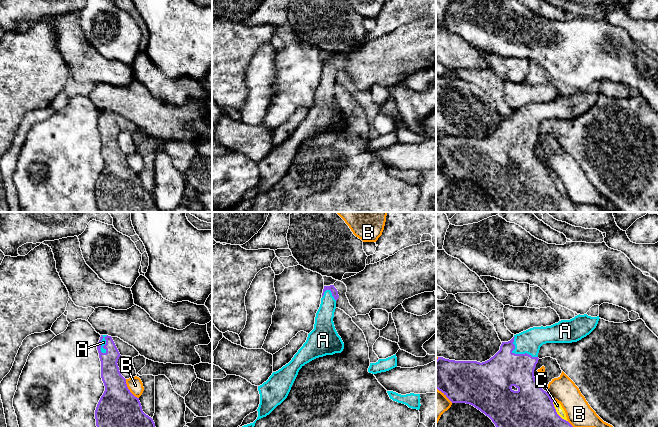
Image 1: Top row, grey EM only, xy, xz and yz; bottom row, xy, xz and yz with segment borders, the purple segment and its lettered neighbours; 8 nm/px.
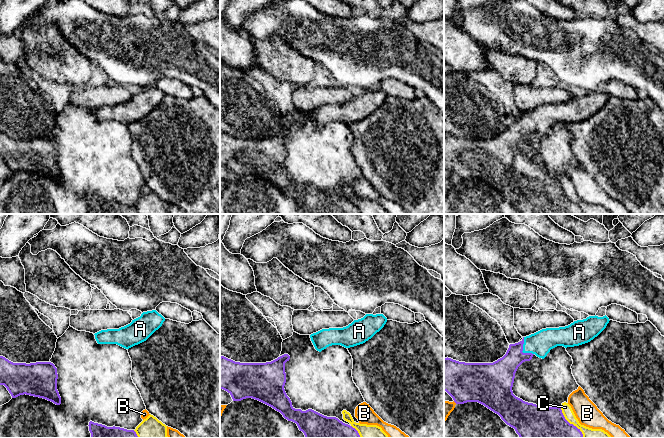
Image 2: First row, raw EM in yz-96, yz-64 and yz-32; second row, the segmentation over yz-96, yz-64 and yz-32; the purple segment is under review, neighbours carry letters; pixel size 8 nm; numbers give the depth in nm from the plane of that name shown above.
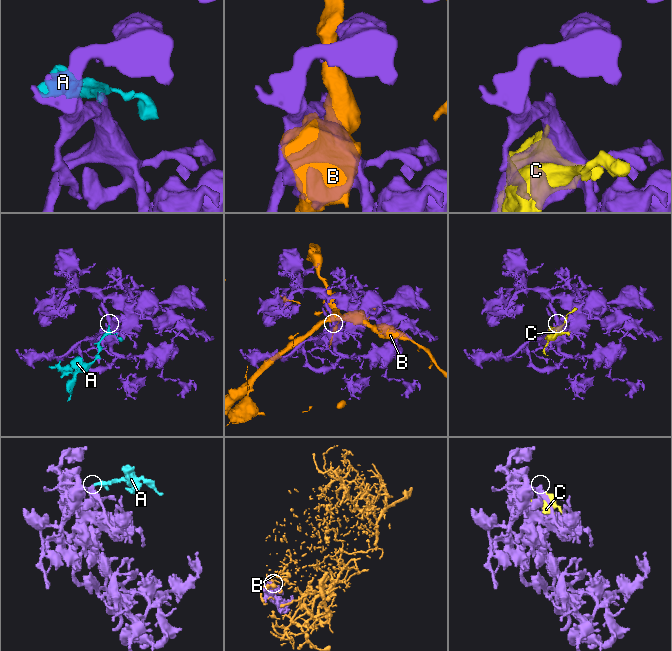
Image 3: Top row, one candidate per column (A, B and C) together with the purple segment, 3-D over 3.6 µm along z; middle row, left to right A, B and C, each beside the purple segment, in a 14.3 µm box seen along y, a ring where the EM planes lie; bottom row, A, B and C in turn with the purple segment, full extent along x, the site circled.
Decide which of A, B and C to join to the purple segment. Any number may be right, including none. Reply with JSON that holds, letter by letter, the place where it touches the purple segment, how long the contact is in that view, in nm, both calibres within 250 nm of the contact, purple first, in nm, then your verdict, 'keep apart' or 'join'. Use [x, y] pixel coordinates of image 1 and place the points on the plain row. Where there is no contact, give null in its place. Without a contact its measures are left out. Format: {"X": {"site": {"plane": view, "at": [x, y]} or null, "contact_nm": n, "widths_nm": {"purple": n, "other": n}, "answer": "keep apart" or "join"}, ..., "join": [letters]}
{"A": {"site": {"plane": "yz", "at": [517, 130]}, "contact_nm": 260, "widths_nm": {"purple": 300, "other": 190}, "answer": "join"}, "B": {"site": {"plane": "xy", "at": [128, 165]}, "contact_nm": 190, "widths_nm": {"purple": 380, "other": 120}, "answer": "keep apart"}, "C": {"site": {"plane": "yz", "at": [556, 188]}, "contact_nm": 220, "widths_nm": {"purple": 480, "other": 70}, "answer": "keep apart"}, "join": ["A"]}

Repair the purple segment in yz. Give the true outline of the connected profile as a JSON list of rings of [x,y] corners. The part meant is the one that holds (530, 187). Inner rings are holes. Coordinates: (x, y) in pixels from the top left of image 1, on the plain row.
[[[587,90],[584,91],[577,91],[570,96],[561,96],[558,99],[555,99],[551,102],[546,103],[533,103],[526,107],[523,107],[519,110],[514,111],[514,113],[508,118],[502,118],[500,122],[500,126],[489,136],[485,138],[477,138],[477,137],[455,137],[445,135],[443,133],[438,133],[436,136],[436,165],[441,167],[452,179],[466,179],[474,182],[486,192],[488,192],[495,202],[502,207],[506,212],[575,212],[575,204],[566,196],[562,195],[556,188],[556,185],[553,180],[553,176],[551,175],[550,171],[544,167],[539,161],[538,158],[535,156],[534,153],[534,146],[536,140],[538,139],[538,129],[540,123],[546,119],[572,119],[581,116],[582,114],[589,111],[597,102],[599,97],[599,92],[591,93]]]

